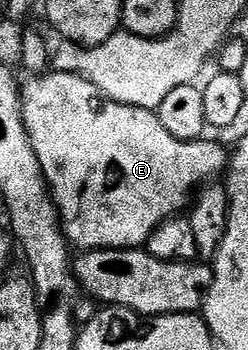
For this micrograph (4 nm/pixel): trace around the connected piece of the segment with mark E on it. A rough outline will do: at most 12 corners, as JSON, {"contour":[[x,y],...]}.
{"contour":[[77,74],[22,84],[70,246],[140,250],[227,149]]}

